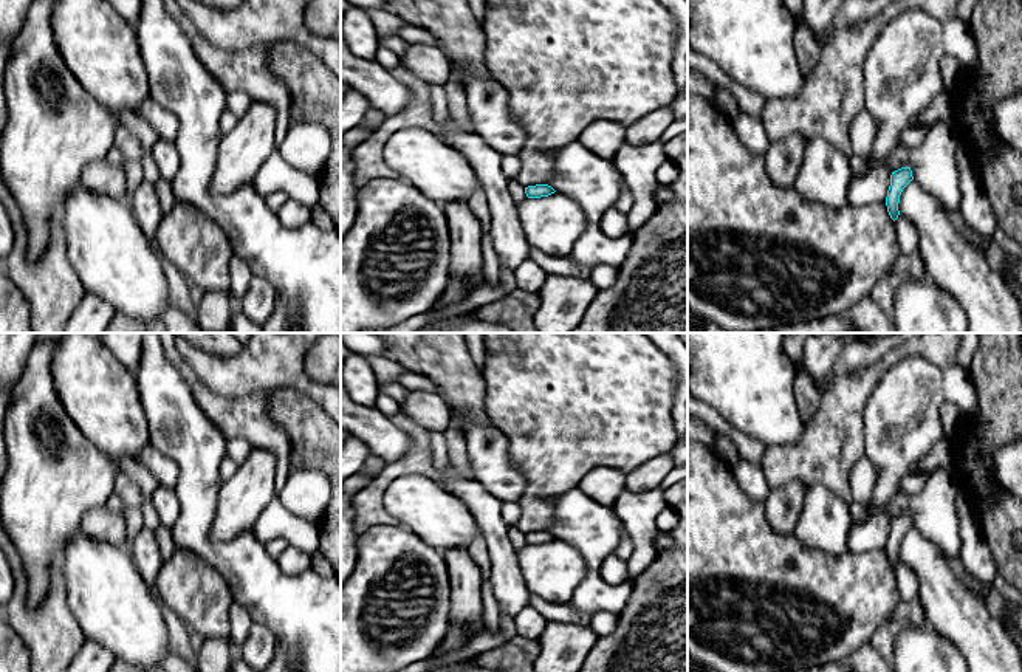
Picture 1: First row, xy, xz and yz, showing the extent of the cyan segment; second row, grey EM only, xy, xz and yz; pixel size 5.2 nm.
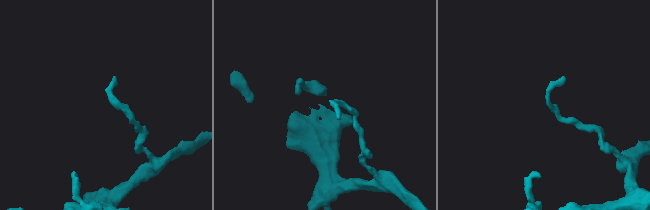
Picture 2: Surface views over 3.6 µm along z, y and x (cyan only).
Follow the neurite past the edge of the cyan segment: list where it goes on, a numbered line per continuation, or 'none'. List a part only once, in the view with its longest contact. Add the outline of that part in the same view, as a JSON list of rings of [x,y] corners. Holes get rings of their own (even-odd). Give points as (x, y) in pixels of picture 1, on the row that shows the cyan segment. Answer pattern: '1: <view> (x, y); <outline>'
none

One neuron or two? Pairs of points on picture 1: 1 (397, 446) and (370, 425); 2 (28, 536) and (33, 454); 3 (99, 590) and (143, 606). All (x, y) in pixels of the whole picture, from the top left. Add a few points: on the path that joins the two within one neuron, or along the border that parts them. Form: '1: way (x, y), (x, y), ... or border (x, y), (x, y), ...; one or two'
1: way (390, 443), (377, 431); one
2: way (33, 516), (33, 474); one
3: way (110, 600), (116, 606), (132, 606); one

